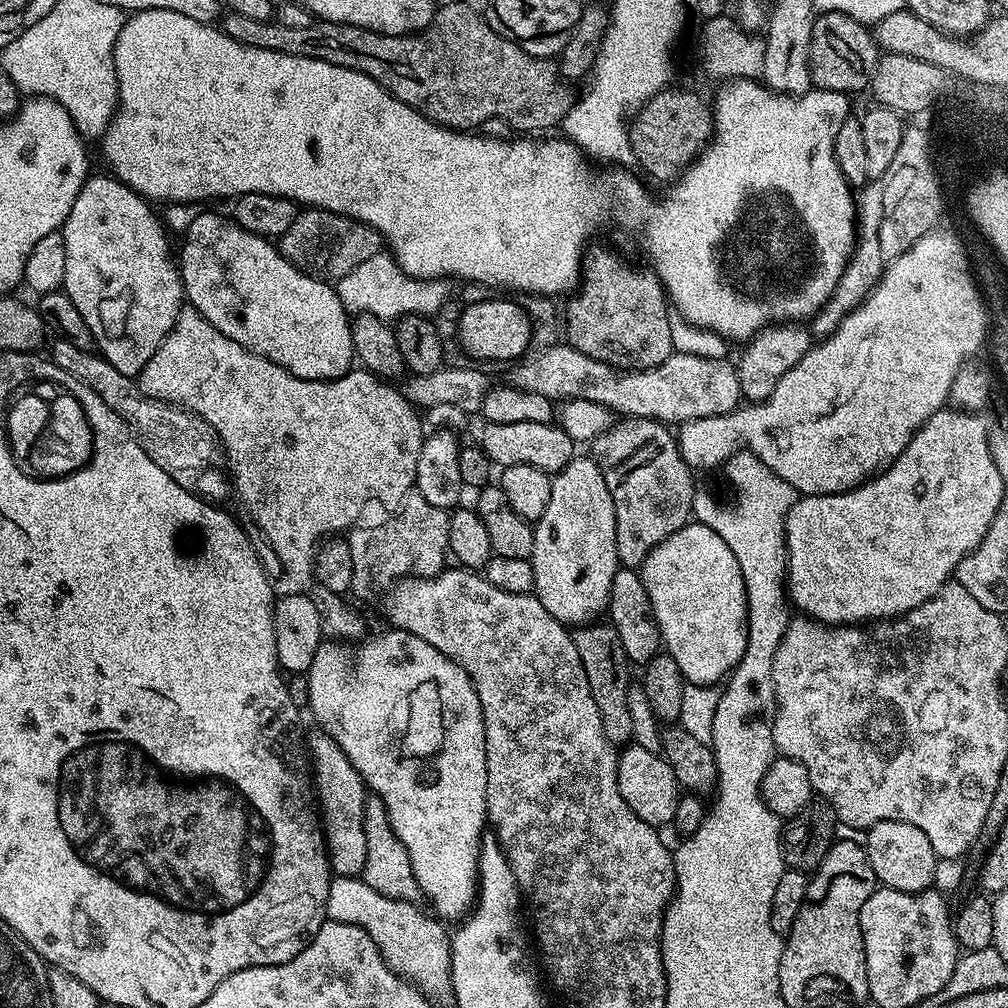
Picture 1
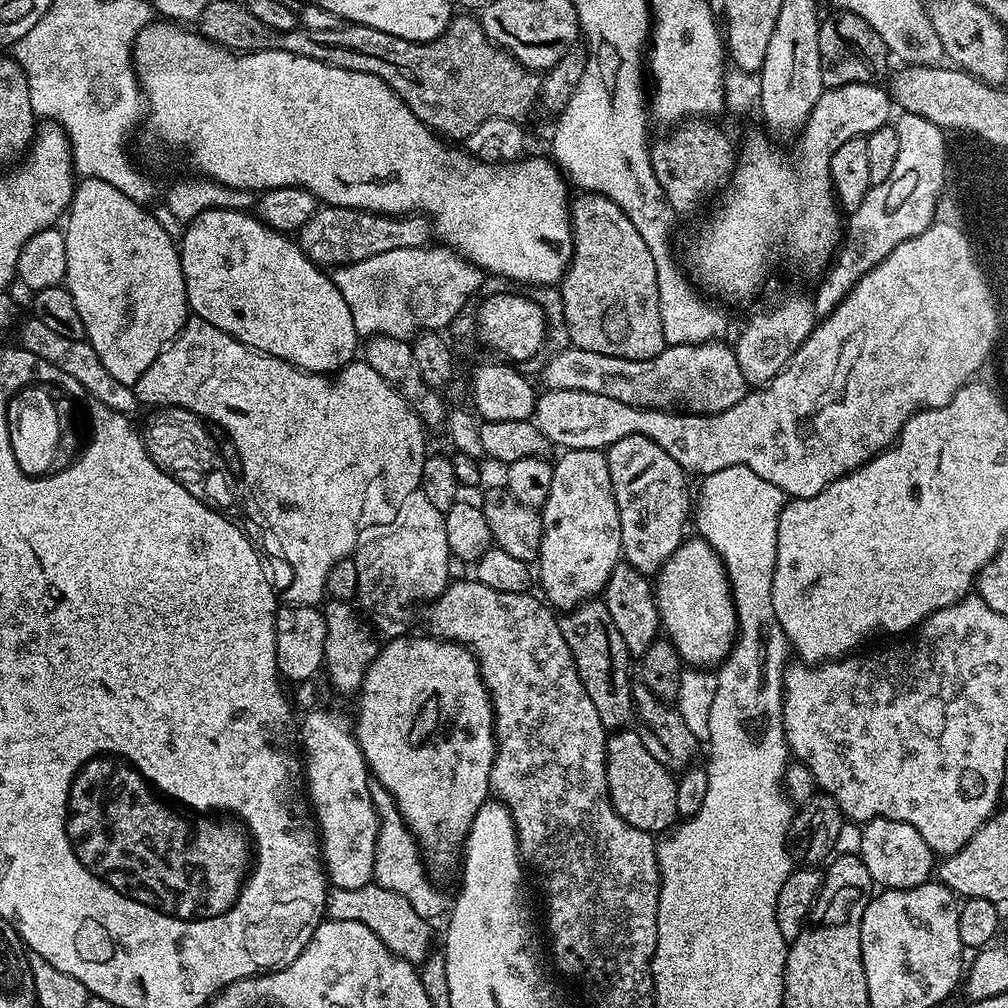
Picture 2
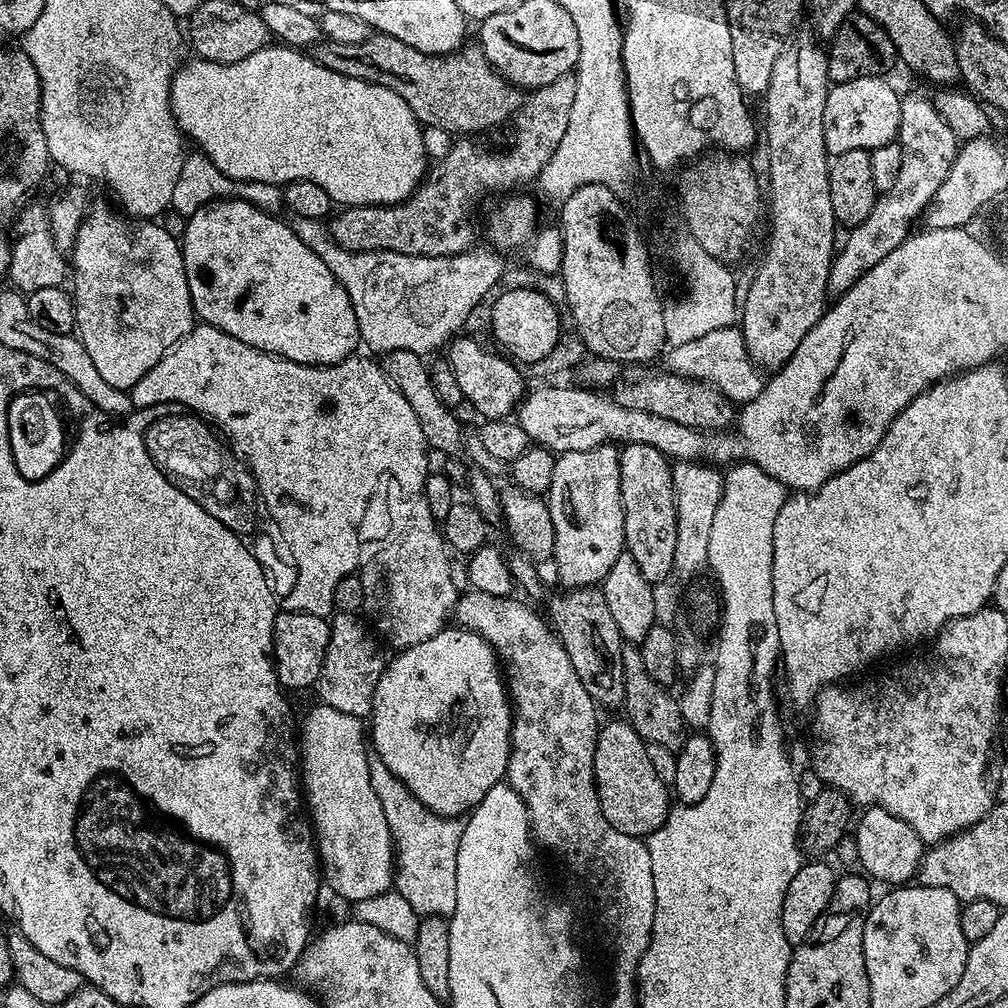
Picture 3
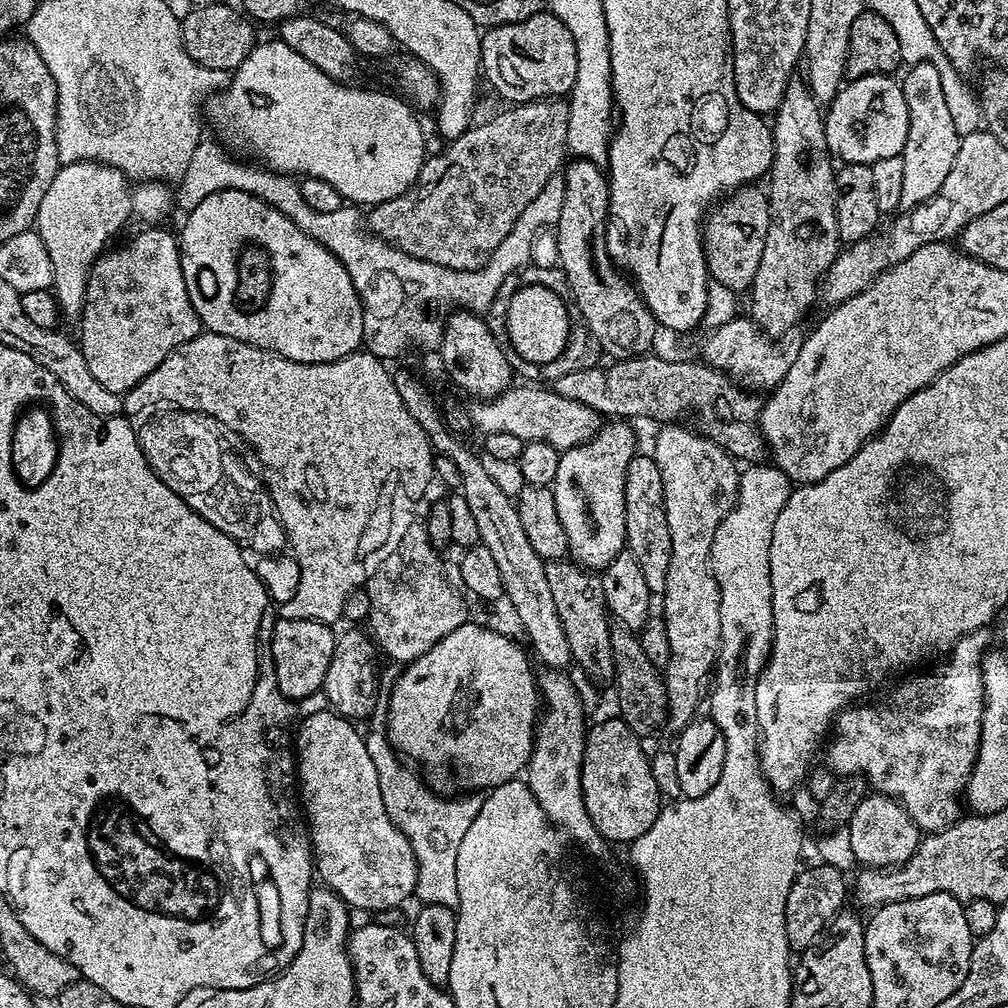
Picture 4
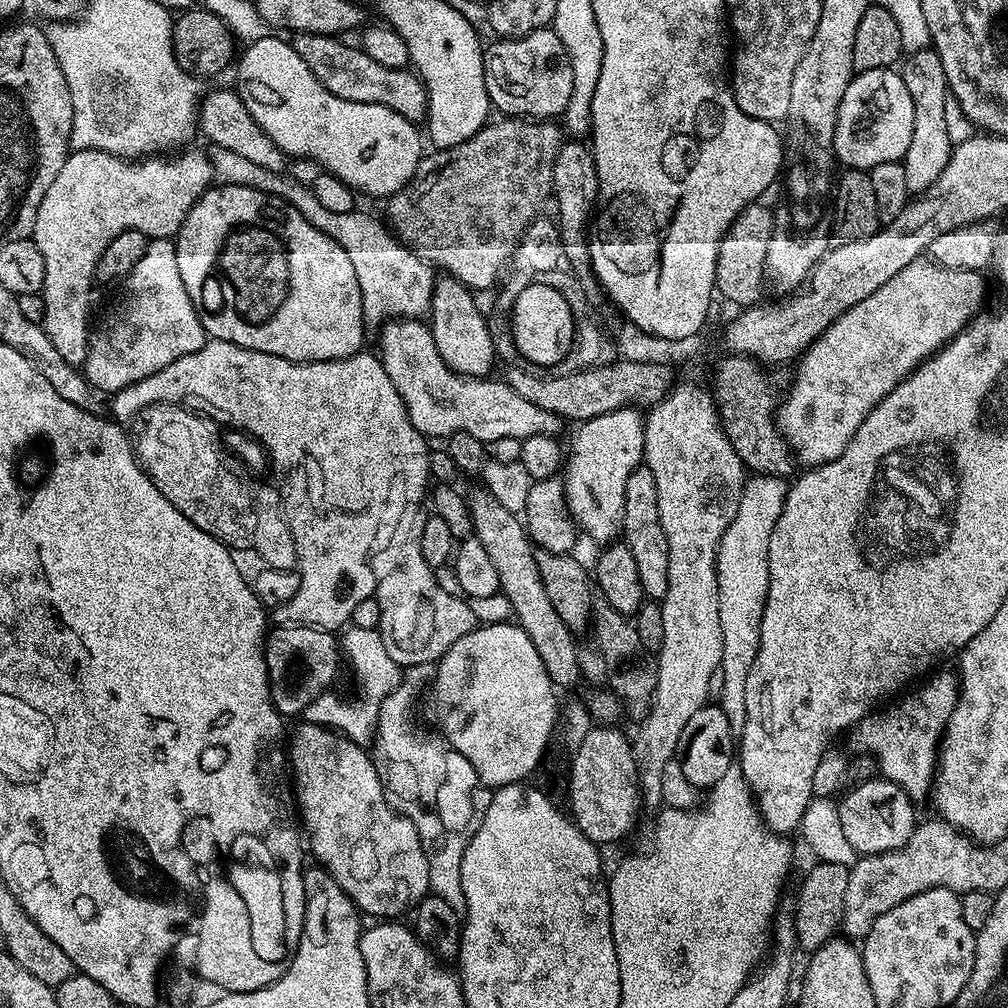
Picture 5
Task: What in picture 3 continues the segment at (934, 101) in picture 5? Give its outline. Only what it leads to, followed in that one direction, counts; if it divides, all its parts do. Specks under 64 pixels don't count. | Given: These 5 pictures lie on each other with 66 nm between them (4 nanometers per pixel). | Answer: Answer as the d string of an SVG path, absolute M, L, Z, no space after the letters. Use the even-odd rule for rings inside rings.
M912 92L901 99L898 143L902 150L902 170L898 170L898 182L894 182L894 190L883 193L877 199L870 218L851 229L845 240L843 237L838 251L832 257L829 293L848 292L850 286L857 284L867 272L878 266L878 262L882 262L890 250L902 246L902 242L913 231L912 220L919 221L923 217L938 186L942 186L946 174L950 174L950 166L956 161L958 137L936 109L931 95L928 97L920 92Z

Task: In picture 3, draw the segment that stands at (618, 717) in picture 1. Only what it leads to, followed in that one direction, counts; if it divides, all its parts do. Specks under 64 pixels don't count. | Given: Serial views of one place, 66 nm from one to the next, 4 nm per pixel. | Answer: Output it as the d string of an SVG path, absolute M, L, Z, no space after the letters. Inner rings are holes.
M603 587L560 590L549 602L548 612L552 630L562 642L566 654L570 654L574 674L578 674L582 686L586 686L586 694L590 694L601 709L619 709L626 694L626 682L622 682L622 650L626 641L620 637L614 617L610 615Z

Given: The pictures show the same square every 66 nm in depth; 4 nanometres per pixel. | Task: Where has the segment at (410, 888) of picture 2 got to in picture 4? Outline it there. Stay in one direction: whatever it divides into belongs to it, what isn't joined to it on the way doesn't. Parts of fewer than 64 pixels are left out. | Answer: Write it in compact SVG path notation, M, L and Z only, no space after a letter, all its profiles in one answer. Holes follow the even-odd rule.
M376 710L370 717L372 729L366 732L364 741L366 751L370 753L370 758L374 761L374 770L378 773L378 790L382 790L382 802L386 806L386 814L390 814L390 822L406 834L410 846L414 850L414 858L418 866L418 878L416 879L415 899L421 905L437 903L438 906L446 906L453 910L459 908L458 898L458 846L462 846L462 838L466 835L466 830L470 830L470 822L474 822L477 805L467 804L466 801L447 800L440 796L439 791L433 790L427 783L420 781L420 776L415 772L417 769L411 763L405 762L400 753L393 748L388 741L388 714L384 710Z

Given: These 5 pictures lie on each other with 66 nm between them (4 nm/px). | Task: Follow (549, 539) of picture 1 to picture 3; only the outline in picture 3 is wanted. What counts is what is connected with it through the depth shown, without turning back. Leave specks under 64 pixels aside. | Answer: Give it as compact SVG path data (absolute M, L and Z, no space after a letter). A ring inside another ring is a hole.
M615 443L594 446L590 450L574 450L573 452L559 453L554 462L554 478L550 482L550 490L546 494L548 509L550 510L550 522L554 522L554 550L551 559L556 560L556 576L561 580L565 589L590 588L599 585L610 574L610 566L622 553L624 547L624 507L622 506L622 490L620 489L620 448Z

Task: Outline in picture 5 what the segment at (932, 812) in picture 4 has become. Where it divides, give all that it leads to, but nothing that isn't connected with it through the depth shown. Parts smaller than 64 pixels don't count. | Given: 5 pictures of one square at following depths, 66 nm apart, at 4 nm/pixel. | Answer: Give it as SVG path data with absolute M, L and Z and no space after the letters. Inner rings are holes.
M944 672L933 680L927 680L923 681L925 684L917 692L910 693L905 700L900 700L889 708L873 710L867 716L863 716L846 736L849 744L847 747L853 753L873 754L879 775L897 784L916 802L929 795L934 769L938 764L938 736L936 740L935 730L928 728L928 708L950 710L960 699L960 685L953 673L951 676L950 673Z

